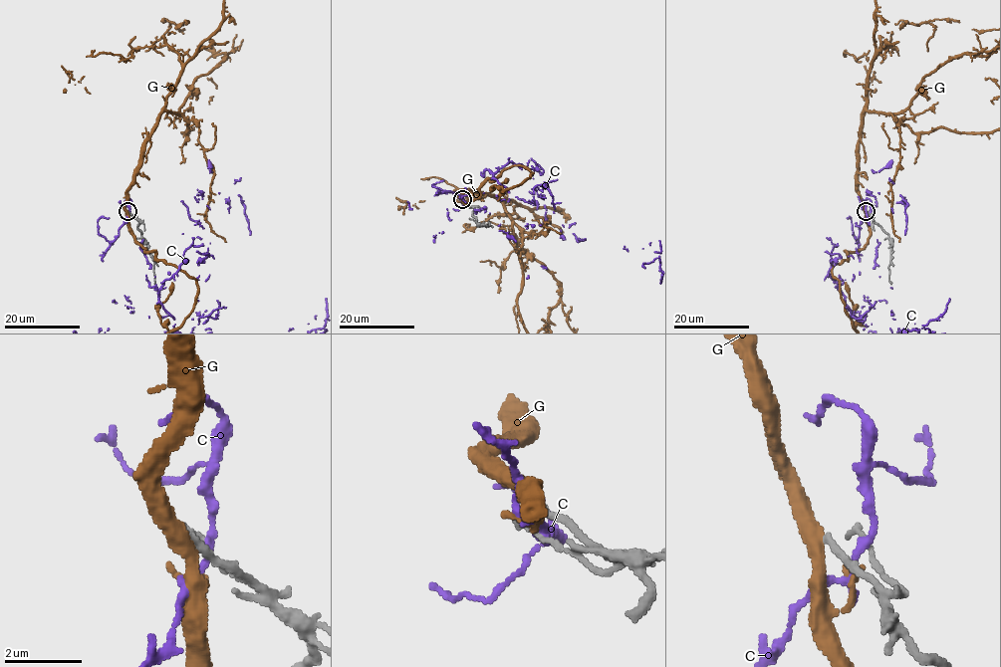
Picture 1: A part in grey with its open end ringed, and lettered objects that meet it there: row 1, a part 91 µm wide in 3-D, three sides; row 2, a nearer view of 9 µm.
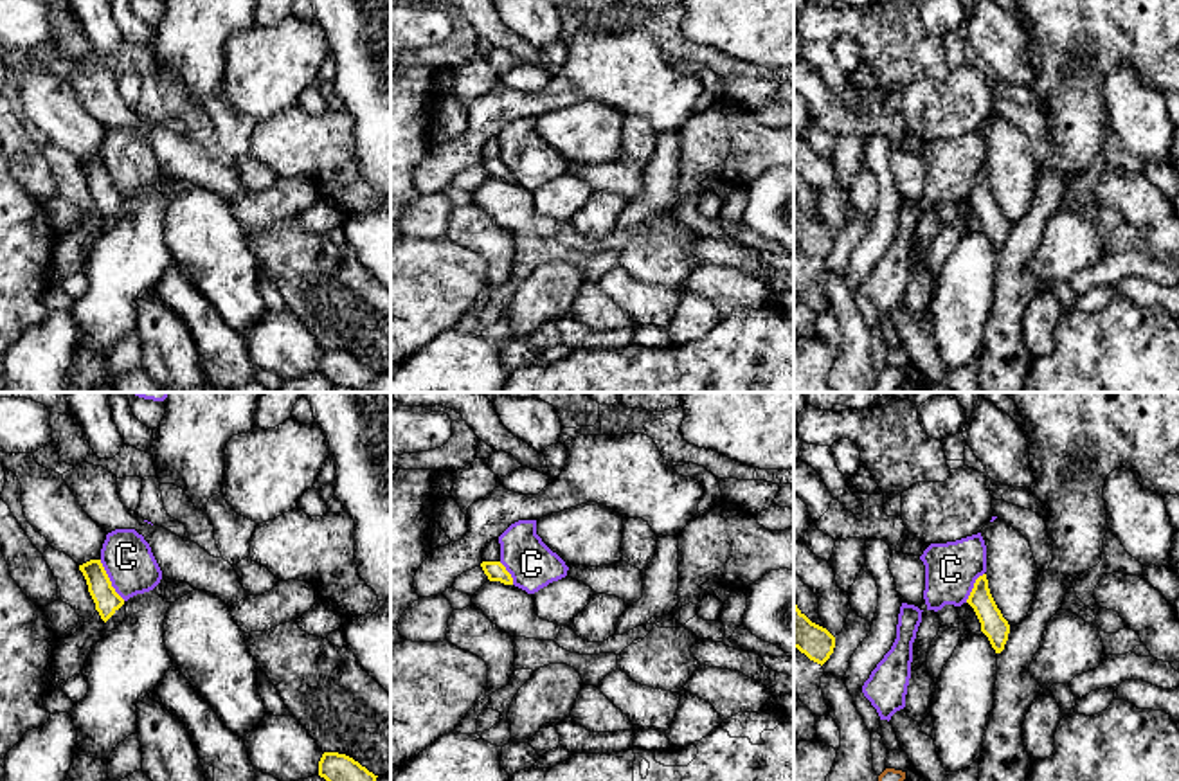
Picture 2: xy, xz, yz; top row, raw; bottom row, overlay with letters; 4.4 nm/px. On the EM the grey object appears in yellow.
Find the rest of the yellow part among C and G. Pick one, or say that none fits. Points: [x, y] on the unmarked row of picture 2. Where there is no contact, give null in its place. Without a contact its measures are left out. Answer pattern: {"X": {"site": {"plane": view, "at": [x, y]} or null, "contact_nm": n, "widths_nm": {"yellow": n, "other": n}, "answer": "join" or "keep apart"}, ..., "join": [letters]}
{"C": {"site": {"plane": "xy", "at": [108, 177]}, "contact_nm": 220, "widths_nm": {"yellow": 110, "other": 220}, "answer": "keep apart"}, "G": {"site": null, "answer": "join"}, "join": ["G"]}

